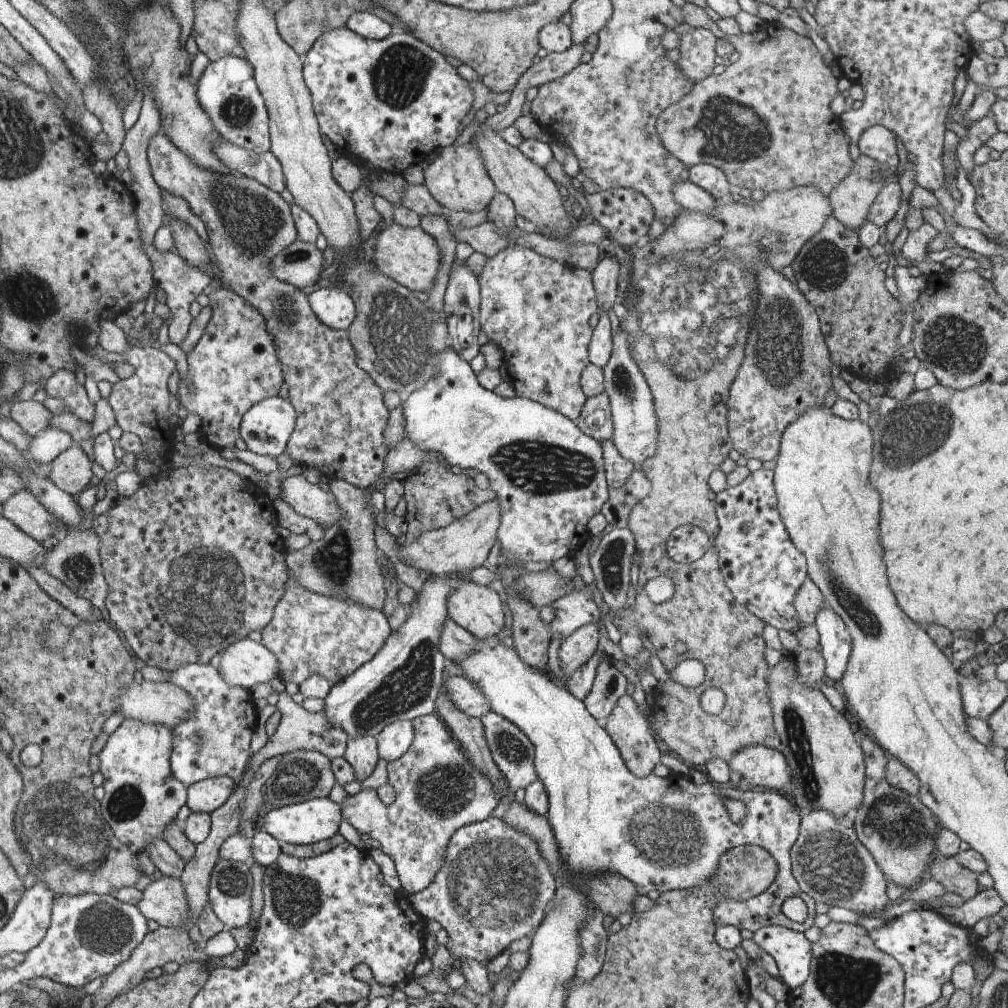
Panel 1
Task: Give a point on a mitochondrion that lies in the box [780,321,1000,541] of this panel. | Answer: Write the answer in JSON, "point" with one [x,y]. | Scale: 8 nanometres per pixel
{"point":[929,421]}

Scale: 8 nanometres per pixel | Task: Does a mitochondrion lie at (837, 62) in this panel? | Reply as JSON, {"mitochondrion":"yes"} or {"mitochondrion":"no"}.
{"mitochondrion":"no"}

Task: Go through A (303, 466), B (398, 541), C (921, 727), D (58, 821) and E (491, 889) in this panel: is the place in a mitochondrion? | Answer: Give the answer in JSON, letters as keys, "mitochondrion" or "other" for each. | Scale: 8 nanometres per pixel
{"A":"other","B":"other","C":"other","D":"mitochondrion","E":"mitochondrion"}

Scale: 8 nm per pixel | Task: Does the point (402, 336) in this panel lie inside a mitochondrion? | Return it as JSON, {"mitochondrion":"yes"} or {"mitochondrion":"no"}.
{"mitochondrion":"yes"}

